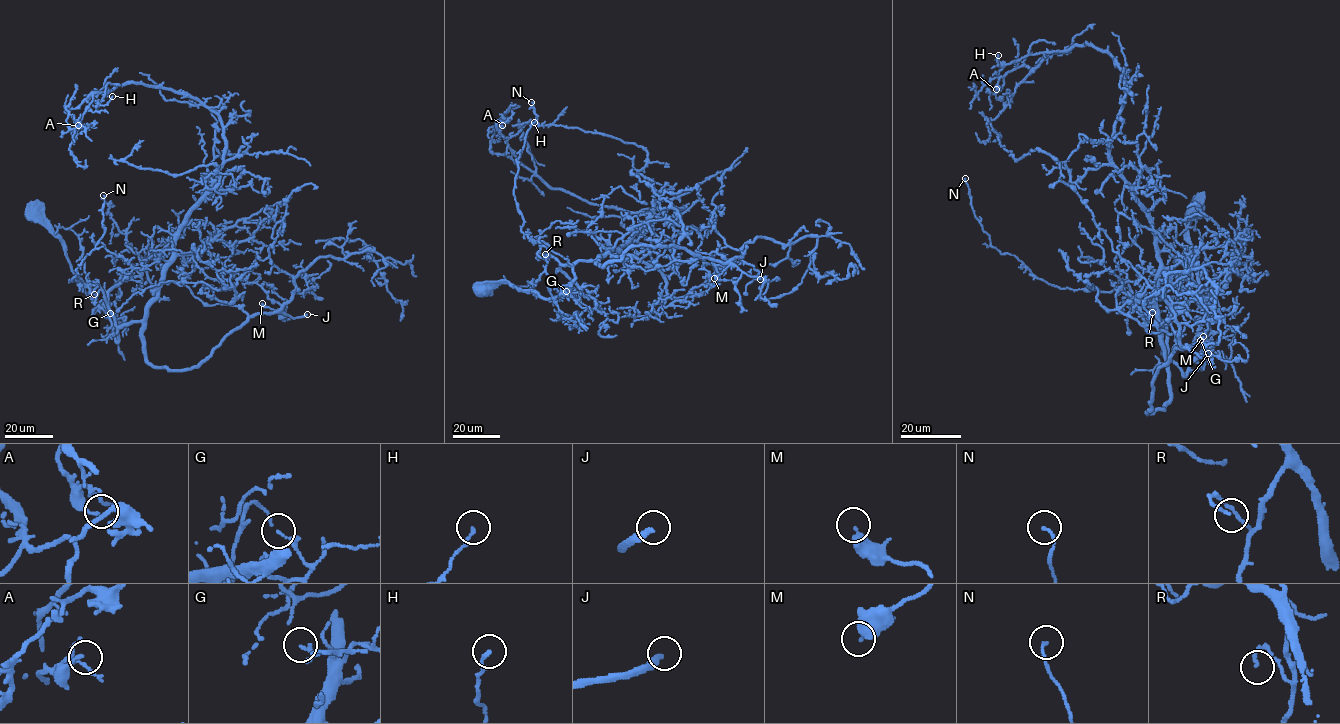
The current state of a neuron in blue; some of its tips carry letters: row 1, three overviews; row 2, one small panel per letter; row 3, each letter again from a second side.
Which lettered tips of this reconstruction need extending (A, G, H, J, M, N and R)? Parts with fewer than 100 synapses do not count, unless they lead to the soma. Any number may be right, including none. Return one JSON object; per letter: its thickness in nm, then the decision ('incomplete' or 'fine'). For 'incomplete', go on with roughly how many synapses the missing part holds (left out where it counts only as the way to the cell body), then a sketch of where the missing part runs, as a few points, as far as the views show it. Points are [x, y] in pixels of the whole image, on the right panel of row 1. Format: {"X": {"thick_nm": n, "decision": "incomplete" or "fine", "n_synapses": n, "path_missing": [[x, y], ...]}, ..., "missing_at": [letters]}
{"A": {"thick_nm": 130, "decision": "fine"}, "G": {"thick_nm": 90, "decision": "fine"}, "H": {"thick_nm": 160, "decision": "fine"}, "J": {"thick_nm": 280, "decision": "incomplete", "n_synapses": 110, "path_missing": [[1208, 353], [1219, 356], [1221, 369], [1221, 350], [1228, 345], [1244, 357], [1255, 344]]}, "M": {"thick_nm": 360, "decision": "fine"}, "N": {"thick_nm": 110, "decision": "fine"}, "R": {"thick_nm": 110, "decision": "fine"}, "missing_at": ["J"]}

